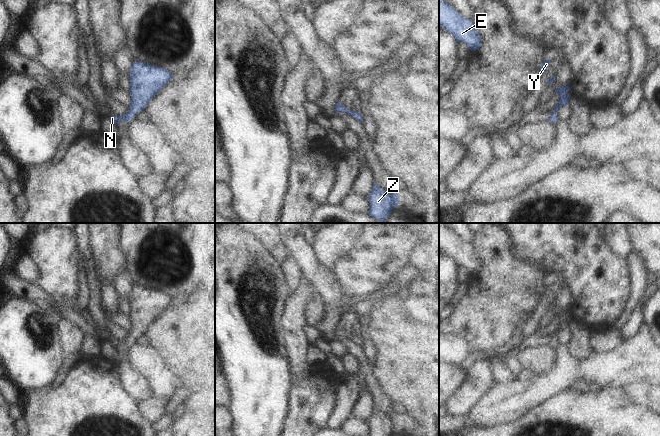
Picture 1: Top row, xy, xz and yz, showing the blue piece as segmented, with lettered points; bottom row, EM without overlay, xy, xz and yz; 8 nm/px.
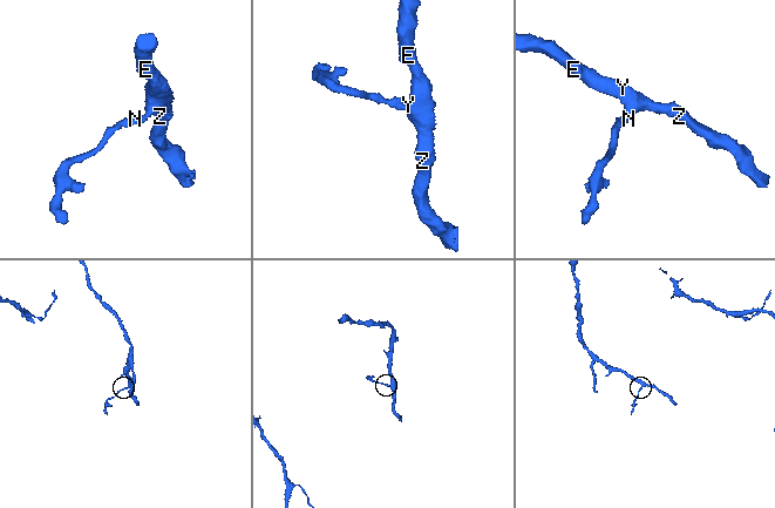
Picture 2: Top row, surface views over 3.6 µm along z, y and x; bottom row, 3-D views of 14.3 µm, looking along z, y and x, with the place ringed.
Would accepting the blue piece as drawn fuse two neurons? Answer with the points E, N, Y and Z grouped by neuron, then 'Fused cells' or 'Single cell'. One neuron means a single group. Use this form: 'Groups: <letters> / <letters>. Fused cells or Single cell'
Groups: E N Y Z. Single cell

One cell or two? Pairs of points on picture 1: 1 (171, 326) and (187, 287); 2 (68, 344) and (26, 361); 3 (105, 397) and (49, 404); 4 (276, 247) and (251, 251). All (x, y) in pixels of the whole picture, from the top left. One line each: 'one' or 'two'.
1: two
2: two
3: one
4: two

